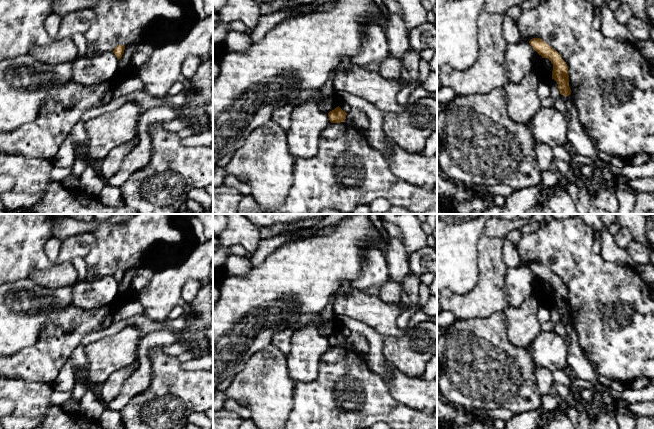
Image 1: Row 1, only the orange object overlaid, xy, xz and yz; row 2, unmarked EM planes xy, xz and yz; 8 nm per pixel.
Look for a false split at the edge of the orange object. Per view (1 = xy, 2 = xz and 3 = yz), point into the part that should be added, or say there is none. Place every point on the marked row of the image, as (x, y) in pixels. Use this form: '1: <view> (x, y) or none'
1: none
2: none
3: none

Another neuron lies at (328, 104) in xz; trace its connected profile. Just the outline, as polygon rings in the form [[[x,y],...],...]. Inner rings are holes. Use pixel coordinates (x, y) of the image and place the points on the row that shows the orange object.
[[[330,97],[321,100],[318,106],[321,110],[330,112],[339,106],[339,102],[335,97]]]

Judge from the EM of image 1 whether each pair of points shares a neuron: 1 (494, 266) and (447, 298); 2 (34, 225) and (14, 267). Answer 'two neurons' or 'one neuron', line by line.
1: one neuron
2: one neuron

